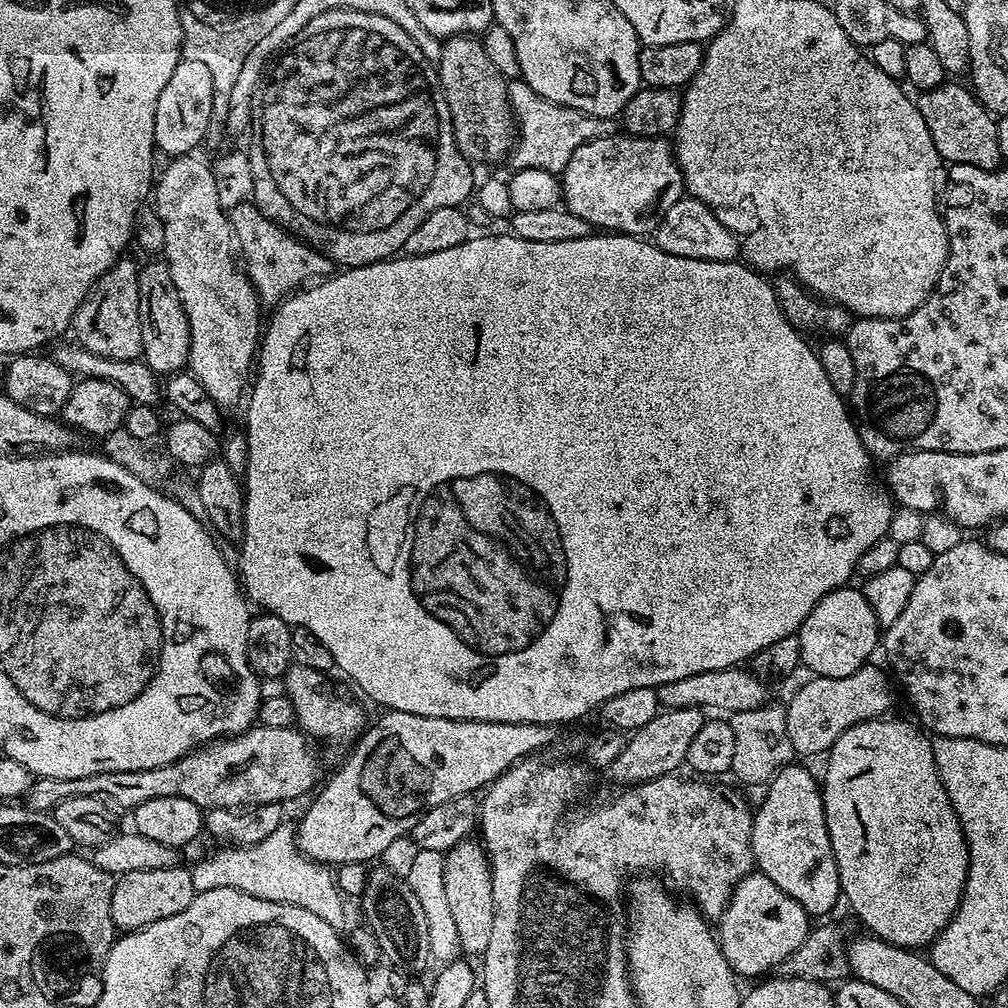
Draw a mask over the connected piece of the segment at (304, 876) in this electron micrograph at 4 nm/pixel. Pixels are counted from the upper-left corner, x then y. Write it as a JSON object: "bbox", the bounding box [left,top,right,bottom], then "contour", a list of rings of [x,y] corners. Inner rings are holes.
{"bbox":[191,821,346,931],"contour":[[[283,821],[272,834],[251,846],[230,846],[222,849],[226,850],[216,852],[191,867],[196,892],[236,889],[264,901],[299,906],[322,918],[336,931],[345,931],[346,902],[336,887],[335,877],[329,867],[309,859],[300,851],[296,842],[296,824],[293,821]]]}

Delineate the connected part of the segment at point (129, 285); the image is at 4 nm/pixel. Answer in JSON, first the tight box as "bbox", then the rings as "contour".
{"bbox":[75,259,142,360],"contour":[[[128,259],[117,260],[116,265],[100,277],[100,281],[93,286],[76,312],[75,339],[83,348],[102,358],[138,360],[142,356],[142,326],[139,314],[140,268]]]}

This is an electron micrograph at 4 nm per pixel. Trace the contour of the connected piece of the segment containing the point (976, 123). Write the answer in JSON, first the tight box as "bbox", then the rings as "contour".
{"bbox":[918,82,1001,170],"contour":[[[945,82],[929,92],[920,92],[918,107],[926,122],[926,130],[930,130],[930,138],[934,138],[934,146],[938,150],[941,161],[949,165],[965,164],[995,170],[1001,167],[998,150],[997,117],[989,112],[976,98],[971,87]]]}

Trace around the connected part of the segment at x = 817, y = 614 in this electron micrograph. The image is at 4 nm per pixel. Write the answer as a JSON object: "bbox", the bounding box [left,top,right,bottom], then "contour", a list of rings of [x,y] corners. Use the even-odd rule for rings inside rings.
{"bbox":[799,586,882,678],"contour":[[[845,586],[836,588],[826,594],[810,610],[810,614],[802,622],[799,630],[799,659],[809,668],[812,676],[826,678],[846,678],[846,674],[854,674],[854,670],[864,667],[873,659],[872,651],[877,651],[882,640],[882,629],[870,602],[866,602],[863,591],[859,587]]]}

